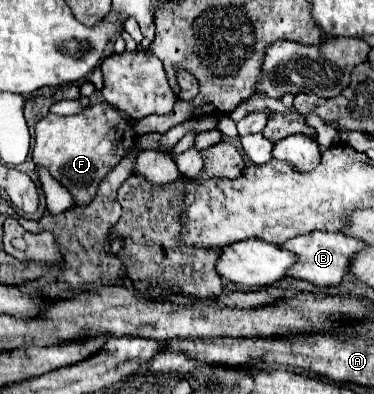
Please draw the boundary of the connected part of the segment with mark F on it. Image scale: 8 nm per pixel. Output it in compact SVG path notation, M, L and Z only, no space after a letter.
M107 102L93 104L75 116L47 114L35 126L35 146L31 152L33 162L45 166L51 176L69 190L77 206L85 206L97 194L99 182L107 172L133 150L133 130L123 118L123 132L119 132L119 122L121 116L111 110Z

